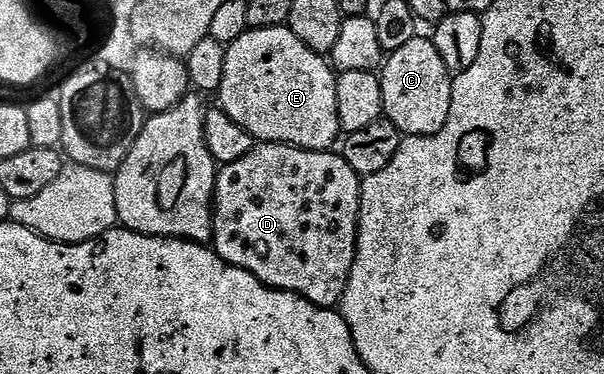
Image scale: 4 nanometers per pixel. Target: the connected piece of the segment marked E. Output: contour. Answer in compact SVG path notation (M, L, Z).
M286 25L249 29L240 39L229 44L225 77L221 77L217 98L218 106L225 114L237 121L237 125L250 133L255 141L284 143L306 151L329 151L336 146L341 135L337 117L336 72L324 56L309 50Z

